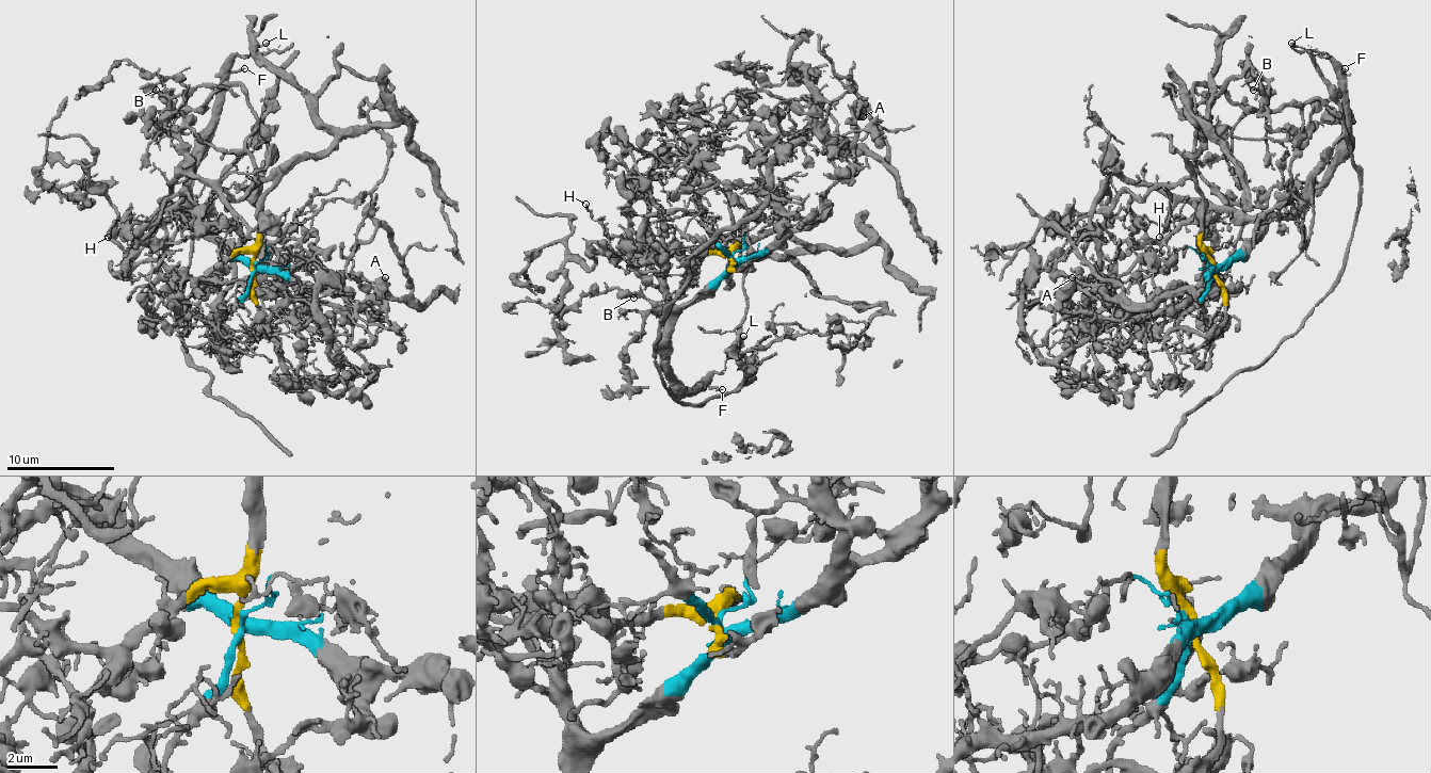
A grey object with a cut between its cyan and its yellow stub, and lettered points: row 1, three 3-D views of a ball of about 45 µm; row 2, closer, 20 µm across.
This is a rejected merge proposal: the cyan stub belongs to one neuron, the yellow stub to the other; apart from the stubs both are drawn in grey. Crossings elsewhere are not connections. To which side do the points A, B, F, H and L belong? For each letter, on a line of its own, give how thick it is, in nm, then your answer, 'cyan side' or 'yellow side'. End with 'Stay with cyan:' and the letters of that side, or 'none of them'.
A: 600 nm | cyan side
B: 130 nm | yellow side
F: 150 nm | cyan side
H: 140 nm | cyan side
L: 90 nm | cyan side
Stay with cyan: A, F, H, L

